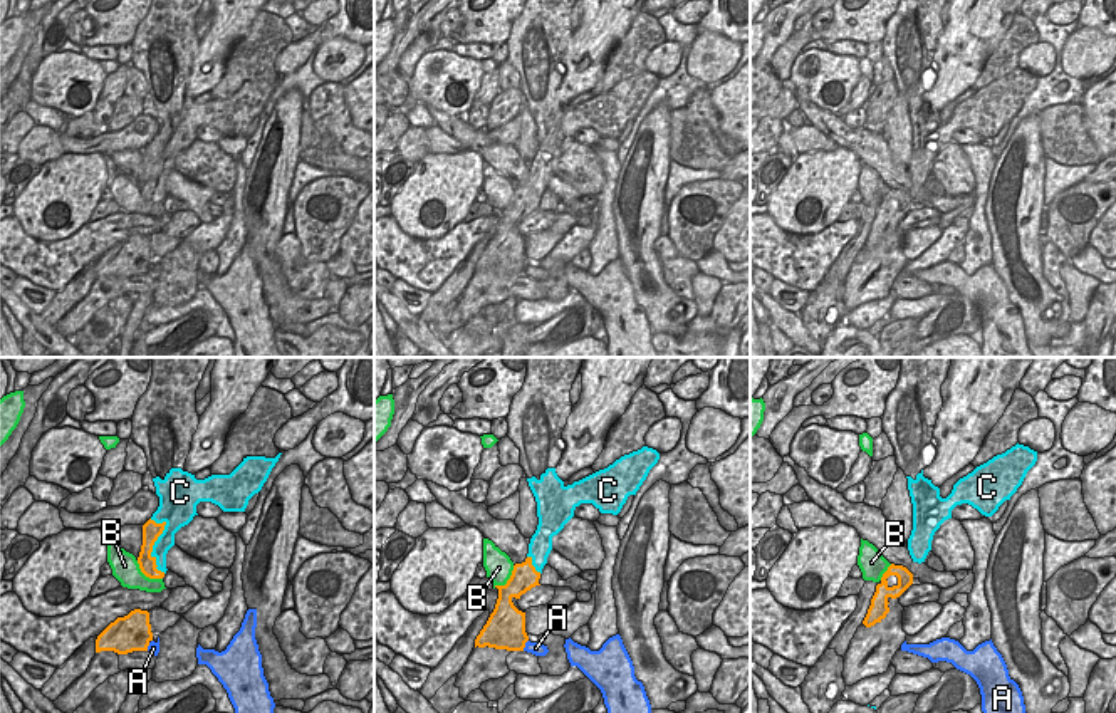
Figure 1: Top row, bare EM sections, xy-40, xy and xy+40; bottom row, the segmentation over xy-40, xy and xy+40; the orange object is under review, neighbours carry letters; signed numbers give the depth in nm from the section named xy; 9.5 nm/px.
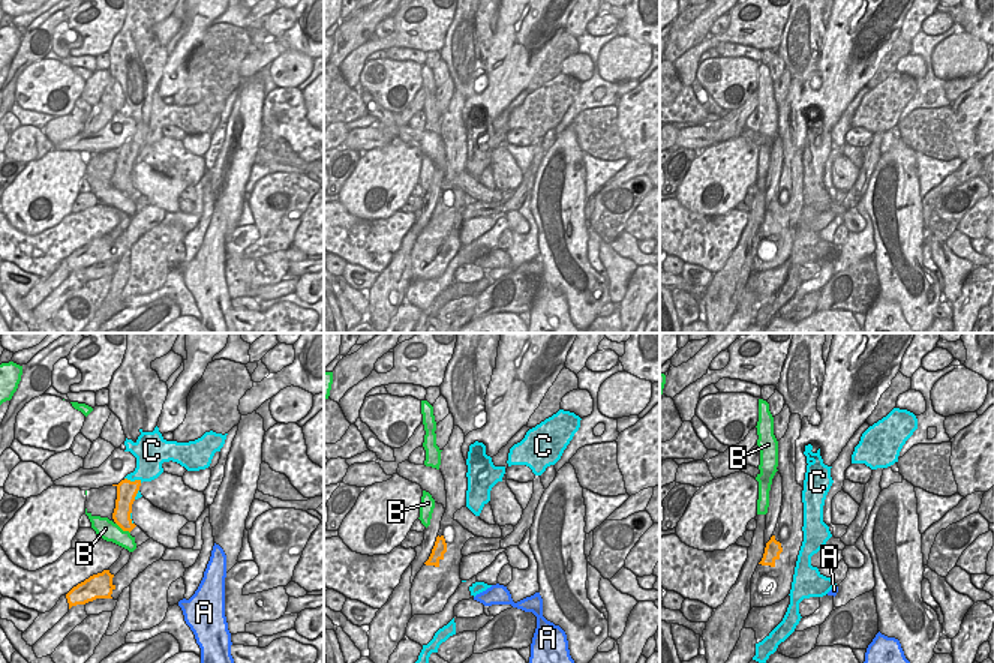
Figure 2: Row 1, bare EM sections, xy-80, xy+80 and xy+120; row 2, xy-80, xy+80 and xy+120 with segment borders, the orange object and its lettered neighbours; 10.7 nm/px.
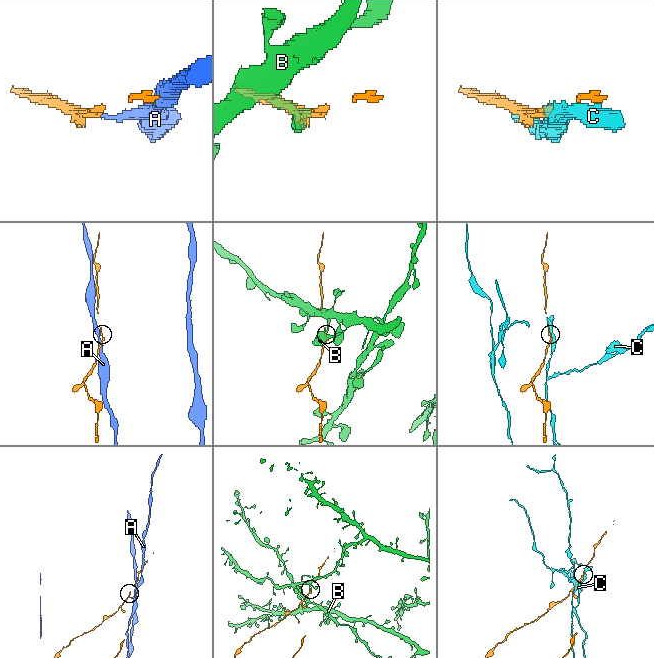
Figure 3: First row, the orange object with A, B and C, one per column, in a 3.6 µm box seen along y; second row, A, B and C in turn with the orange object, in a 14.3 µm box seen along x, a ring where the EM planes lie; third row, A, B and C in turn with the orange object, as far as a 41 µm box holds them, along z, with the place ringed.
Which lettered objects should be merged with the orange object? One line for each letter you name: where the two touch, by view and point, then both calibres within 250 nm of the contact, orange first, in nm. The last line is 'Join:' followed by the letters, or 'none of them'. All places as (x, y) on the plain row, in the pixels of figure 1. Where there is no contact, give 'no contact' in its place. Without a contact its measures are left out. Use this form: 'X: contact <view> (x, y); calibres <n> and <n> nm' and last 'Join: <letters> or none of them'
Join: none of them

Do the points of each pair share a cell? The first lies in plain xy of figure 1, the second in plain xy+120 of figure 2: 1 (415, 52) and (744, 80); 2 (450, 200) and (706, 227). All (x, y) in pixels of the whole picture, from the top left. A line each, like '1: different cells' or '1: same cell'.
1: different cells
2: different cells

